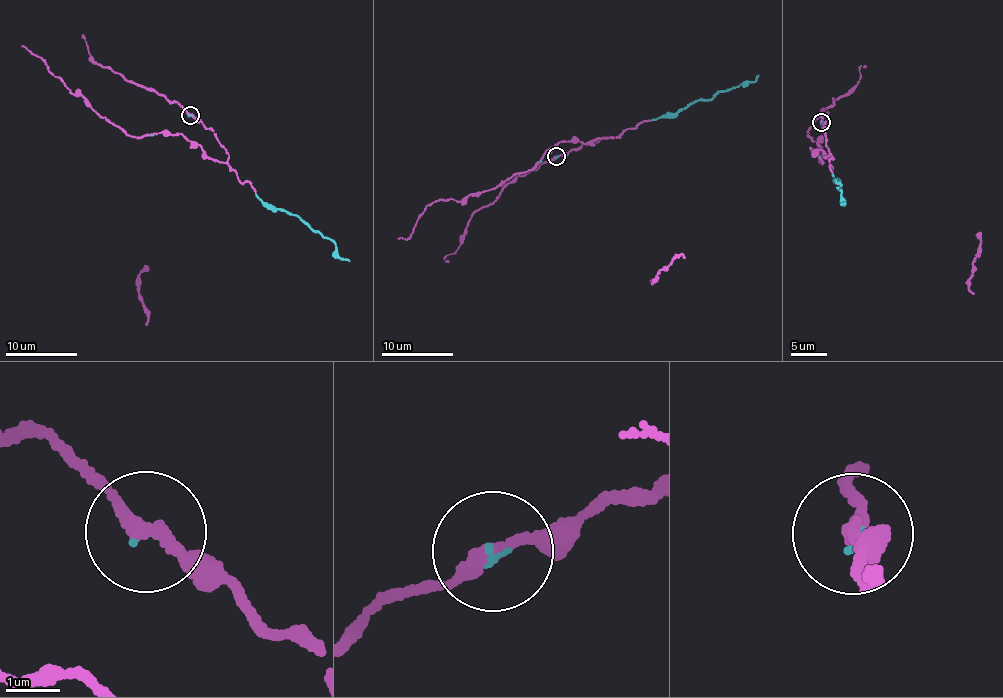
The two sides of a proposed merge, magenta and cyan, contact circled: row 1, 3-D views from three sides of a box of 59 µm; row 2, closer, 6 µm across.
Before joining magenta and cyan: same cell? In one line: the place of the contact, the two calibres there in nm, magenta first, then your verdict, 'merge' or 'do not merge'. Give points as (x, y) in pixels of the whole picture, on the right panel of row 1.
(821, 122) | 240/70 nm | merge

